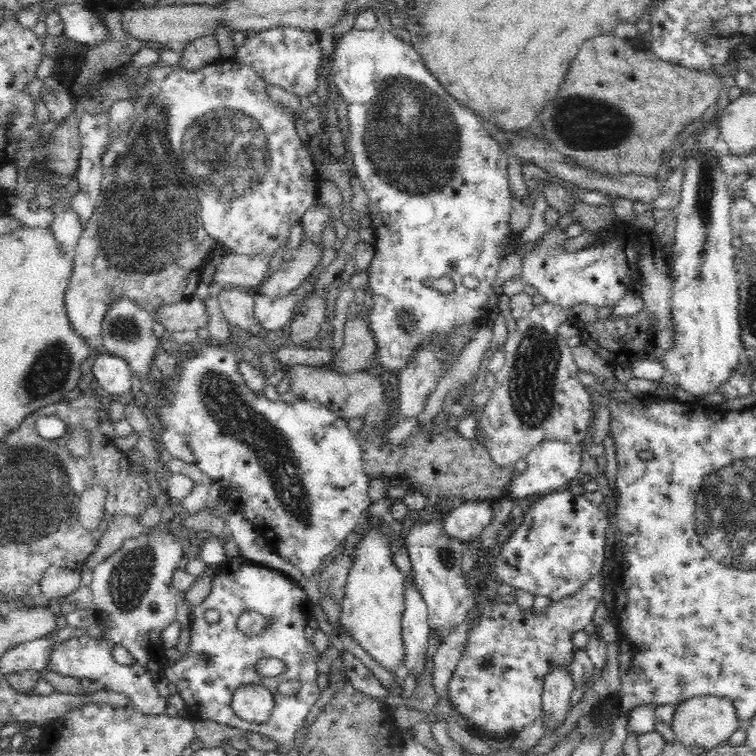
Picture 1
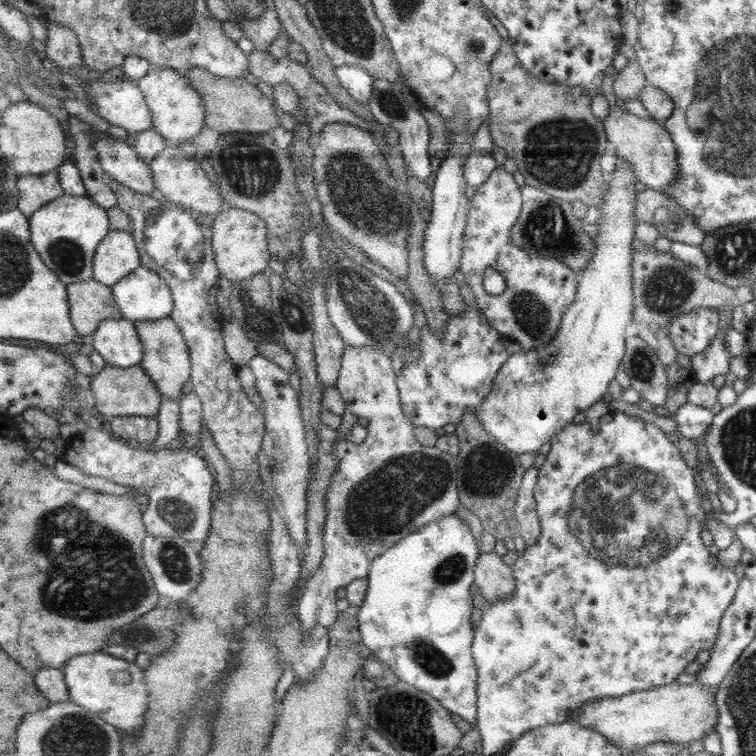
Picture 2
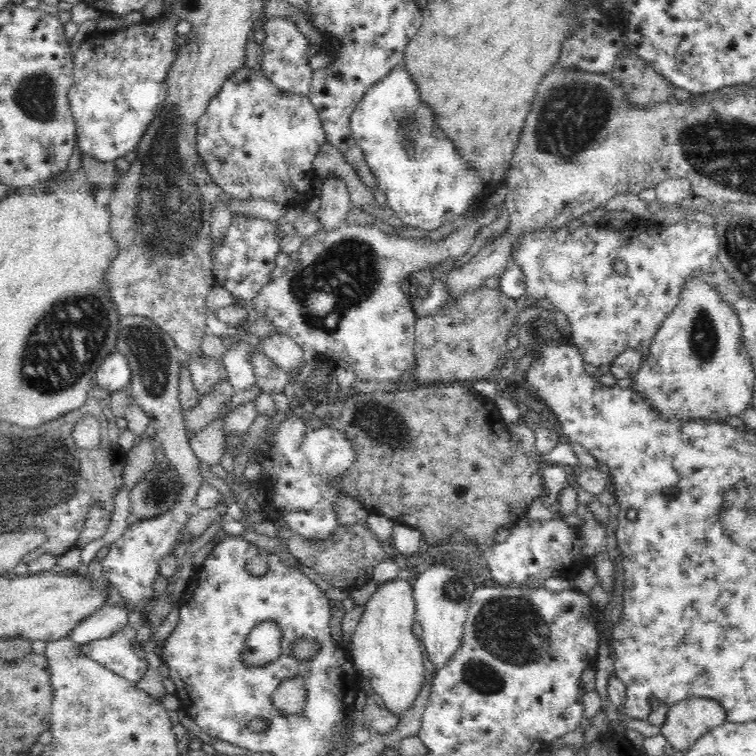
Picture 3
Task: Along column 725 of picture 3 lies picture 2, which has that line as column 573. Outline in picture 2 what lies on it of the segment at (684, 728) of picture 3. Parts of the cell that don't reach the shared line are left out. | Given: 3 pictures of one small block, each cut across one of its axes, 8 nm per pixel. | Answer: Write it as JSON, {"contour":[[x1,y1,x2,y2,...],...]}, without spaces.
{"contour":[[673,680,649,690,583,703,570,713,570,722,598,732,611,744,629,752,640,750,646,744,654,742,688,744,694,740,701,741,707,731,714,729,716,709,713,699,715,694,705,686]]}

